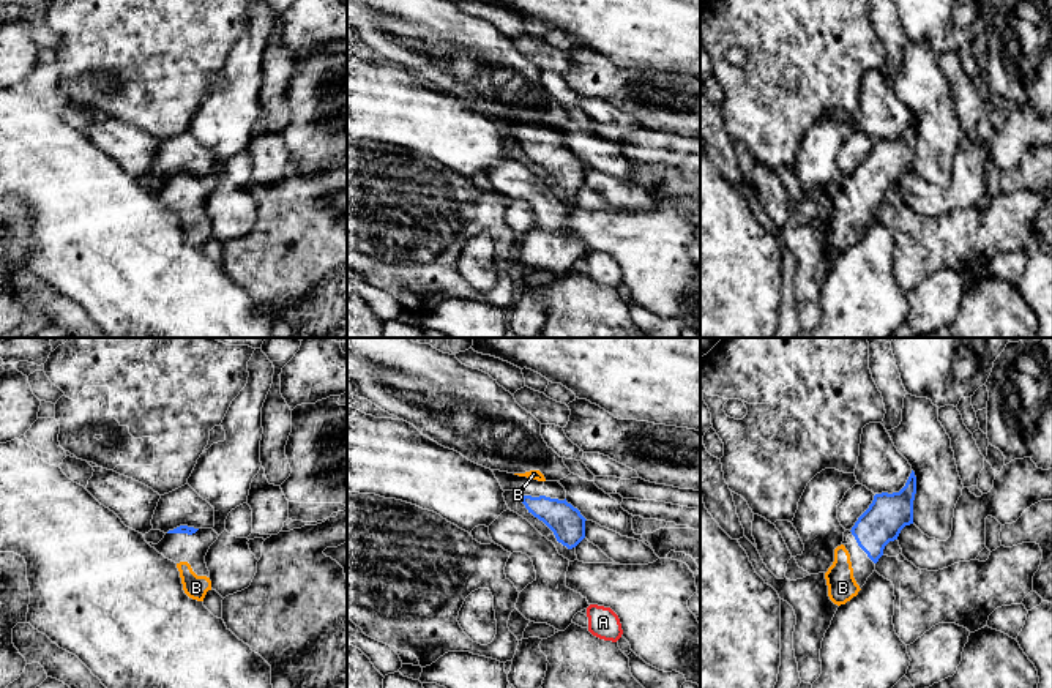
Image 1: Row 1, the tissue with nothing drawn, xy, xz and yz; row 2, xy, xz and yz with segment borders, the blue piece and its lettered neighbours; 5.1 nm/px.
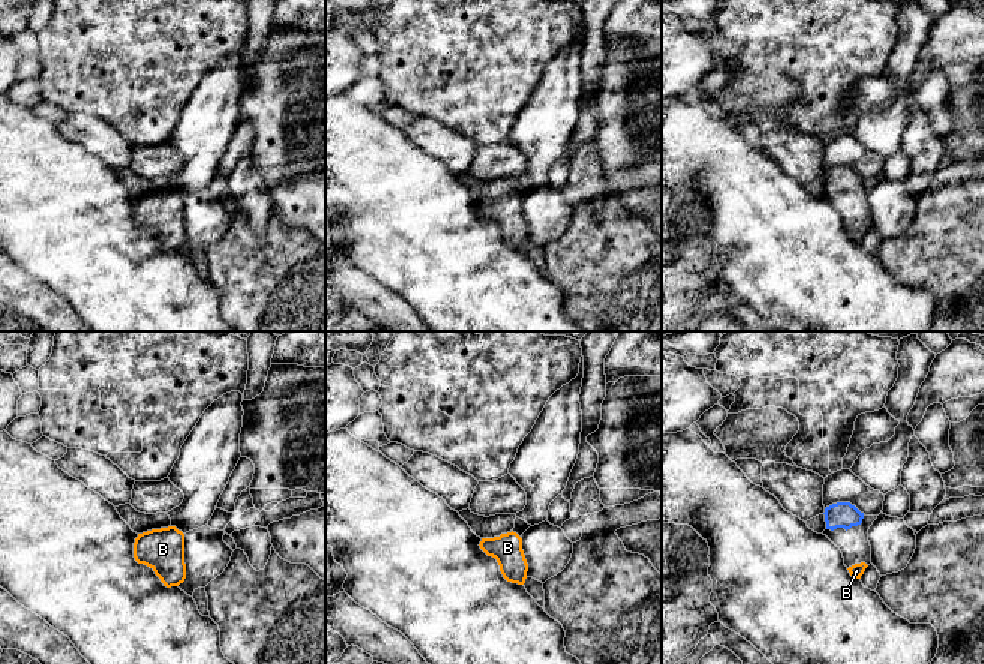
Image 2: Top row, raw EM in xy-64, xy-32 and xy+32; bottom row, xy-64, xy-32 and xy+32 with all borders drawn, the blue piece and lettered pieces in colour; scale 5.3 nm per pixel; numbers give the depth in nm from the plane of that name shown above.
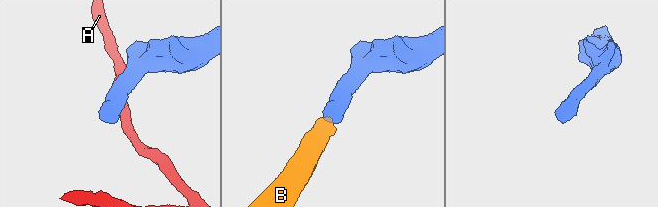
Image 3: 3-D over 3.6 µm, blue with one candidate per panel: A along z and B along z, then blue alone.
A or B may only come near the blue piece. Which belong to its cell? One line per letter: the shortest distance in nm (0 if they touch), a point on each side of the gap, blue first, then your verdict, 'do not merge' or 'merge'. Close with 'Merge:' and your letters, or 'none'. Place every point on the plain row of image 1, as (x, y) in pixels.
A: gap 300 nm; span xz (571, 194), (590, 251); do not merge
B: gap 60 nm; span yz (858, 191), (847, 198); merge
Merge: B

